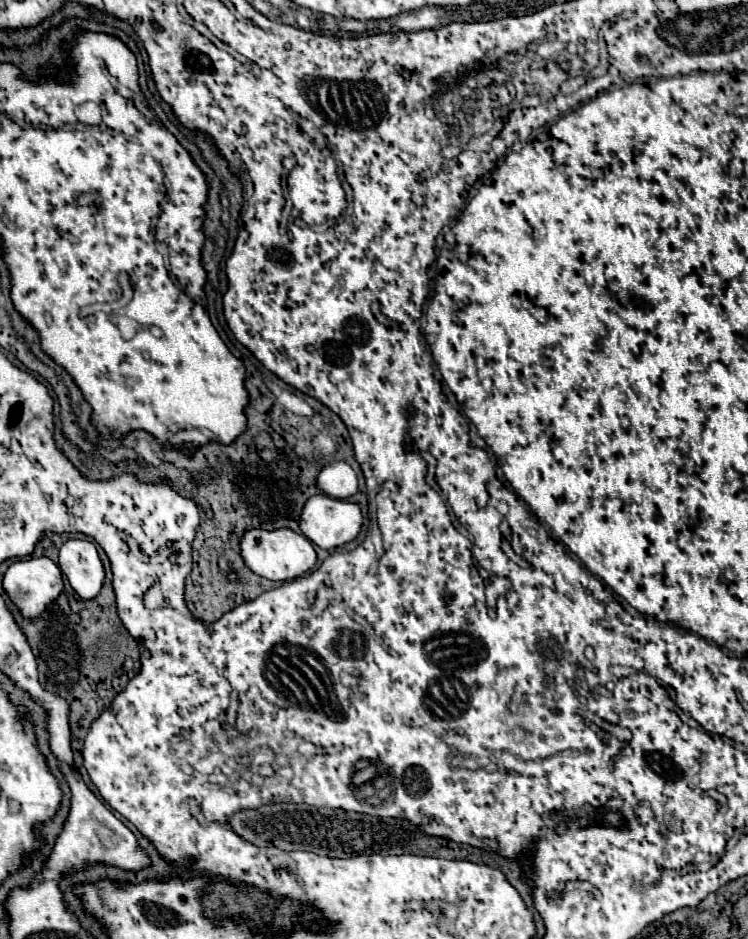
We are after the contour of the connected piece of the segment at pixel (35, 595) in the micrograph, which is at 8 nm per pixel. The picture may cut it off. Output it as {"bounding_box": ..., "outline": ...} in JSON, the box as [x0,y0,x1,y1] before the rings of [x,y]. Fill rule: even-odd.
{"bounding_box":[2,556,64,620],"outline":[[[46,556],[32,558],[32,560],[18,560],[18,562],[10,564],[10,568],[4,574],[4,582],[2,584],[4,584],[4,592],[8,594],[8,598],[12,600],[12,604],[28,620],[32,620],[38,614],[42,614],[52,604],[52,600],[56,600],[60,596],[60,592],[64,590],[62,572],[60,572],[58,564],[52,562]]]}

